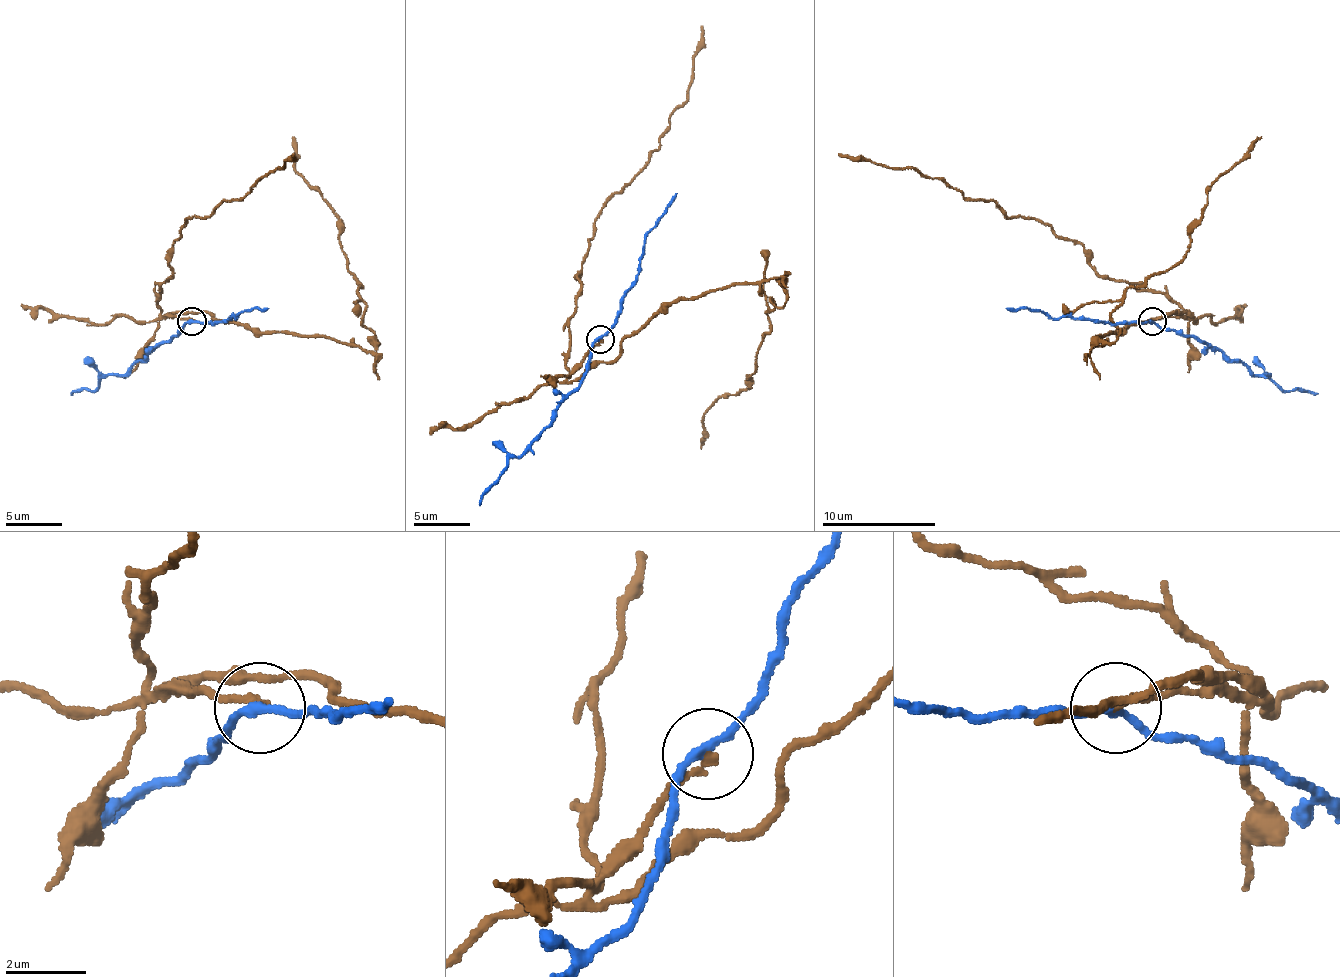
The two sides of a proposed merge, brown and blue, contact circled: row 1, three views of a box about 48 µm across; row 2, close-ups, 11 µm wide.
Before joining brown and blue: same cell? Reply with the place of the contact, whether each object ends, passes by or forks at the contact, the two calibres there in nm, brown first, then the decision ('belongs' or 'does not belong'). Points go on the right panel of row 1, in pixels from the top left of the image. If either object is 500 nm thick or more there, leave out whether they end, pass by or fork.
place (1152, 321); brown ends; blue passes by; calibres 170 and 200 nm; does not belong

